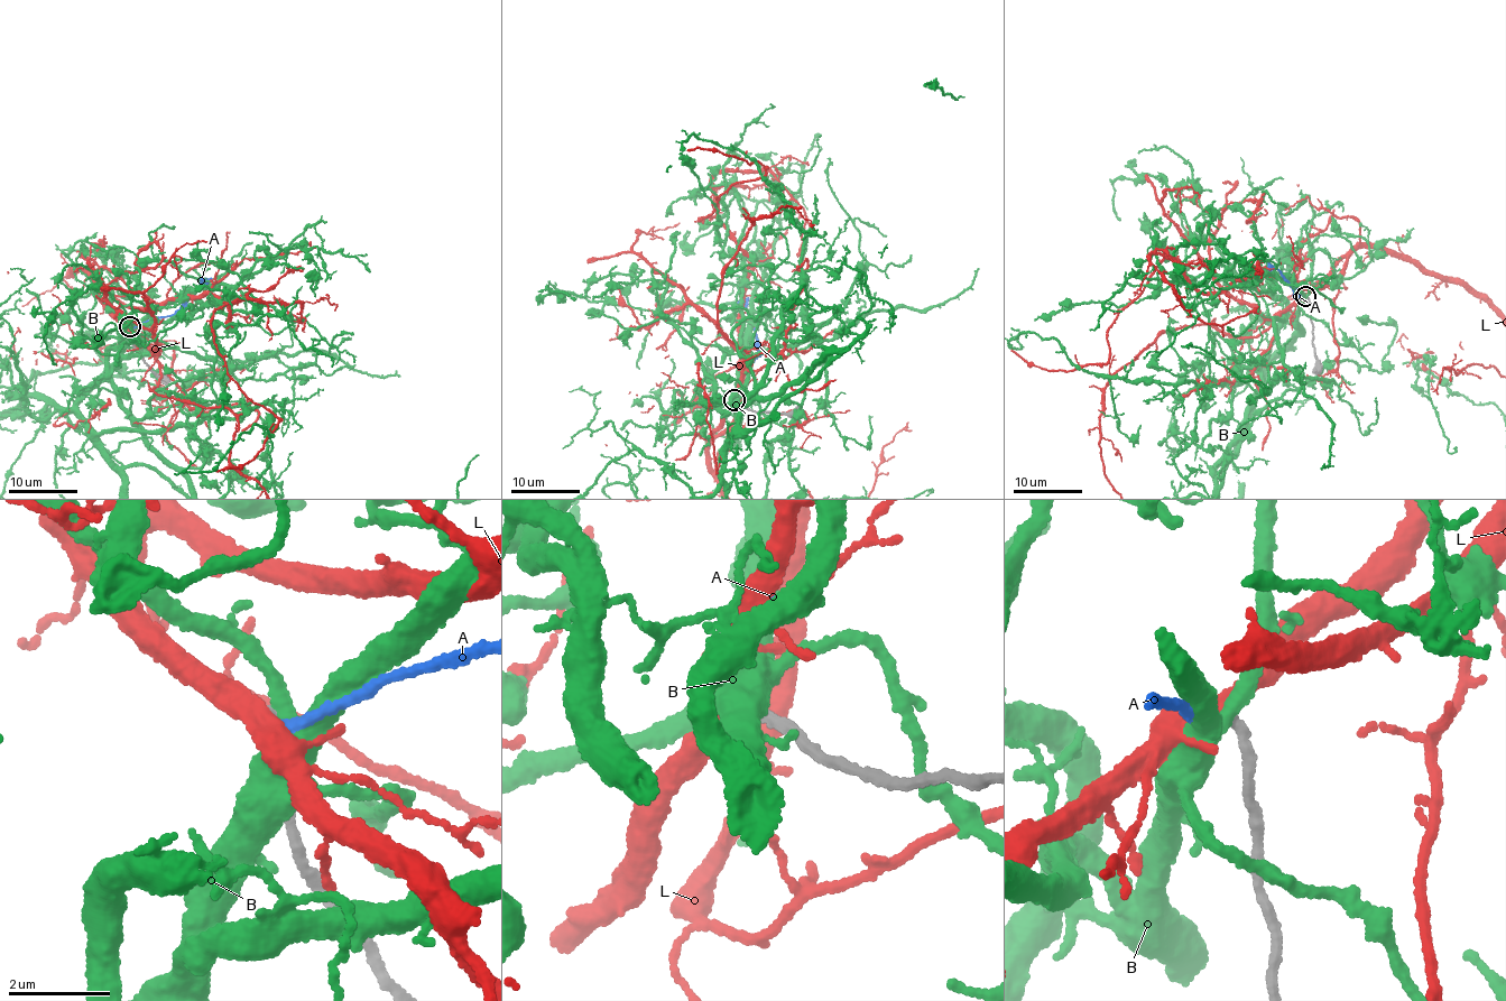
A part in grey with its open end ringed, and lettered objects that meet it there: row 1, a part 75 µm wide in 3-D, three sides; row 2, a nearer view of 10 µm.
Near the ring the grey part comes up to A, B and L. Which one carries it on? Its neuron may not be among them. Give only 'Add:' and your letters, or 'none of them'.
Add: none of them

